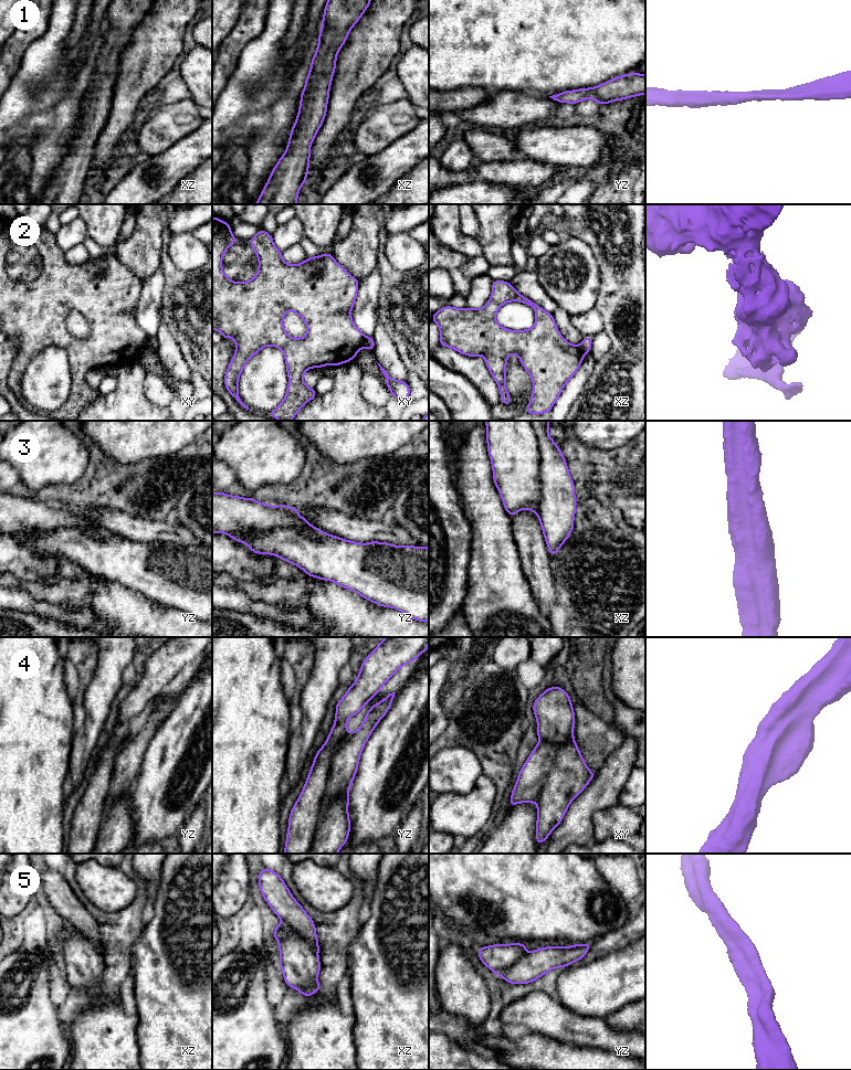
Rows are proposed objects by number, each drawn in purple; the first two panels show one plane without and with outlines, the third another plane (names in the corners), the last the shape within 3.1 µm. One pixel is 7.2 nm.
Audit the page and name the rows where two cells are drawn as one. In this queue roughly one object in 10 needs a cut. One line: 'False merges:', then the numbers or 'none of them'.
False merges: 2

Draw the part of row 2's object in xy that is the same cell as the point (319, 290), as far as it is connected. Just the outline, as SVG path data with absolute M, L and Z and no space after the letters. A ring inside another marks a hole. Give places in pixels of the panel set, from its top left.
M212 216L212 329L221 332L223 339L233 337L235 340L235 352L224 374L224 385L243 407L250 410L239 396L239 377L246 362L262 348L266 346L280 348L286 362L288 385L284 400L269 415L279 421L292 421L302 406L312 401L317 394L315 389L309 389L303 382L305 371L311 368L337 367L340 363L349 362L364 348L366 336L351 320L351 308L357 297L359 280L349 275L330 253L307 257L296 265L285 263L282 252L273 244L272 235L260 230L249 242L259 259L258 274L251 280L237 283L229 279L222 271L222 257L225 251L237 242L239 241L232 235L230 224ZM288 310L293 310L304 320L307 332L303 338L292 338L284 330L283 318Z

